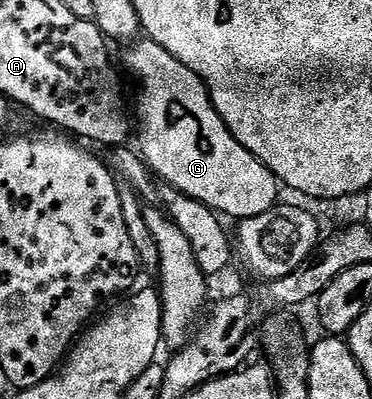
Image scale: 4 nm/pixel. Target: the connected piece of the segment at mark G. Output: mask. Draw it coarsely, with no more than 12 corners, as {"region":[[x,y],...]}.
{"region":[[154,40],[140,155],[170,188],[240,222],[277,176],[231,134],[205,84]]}

